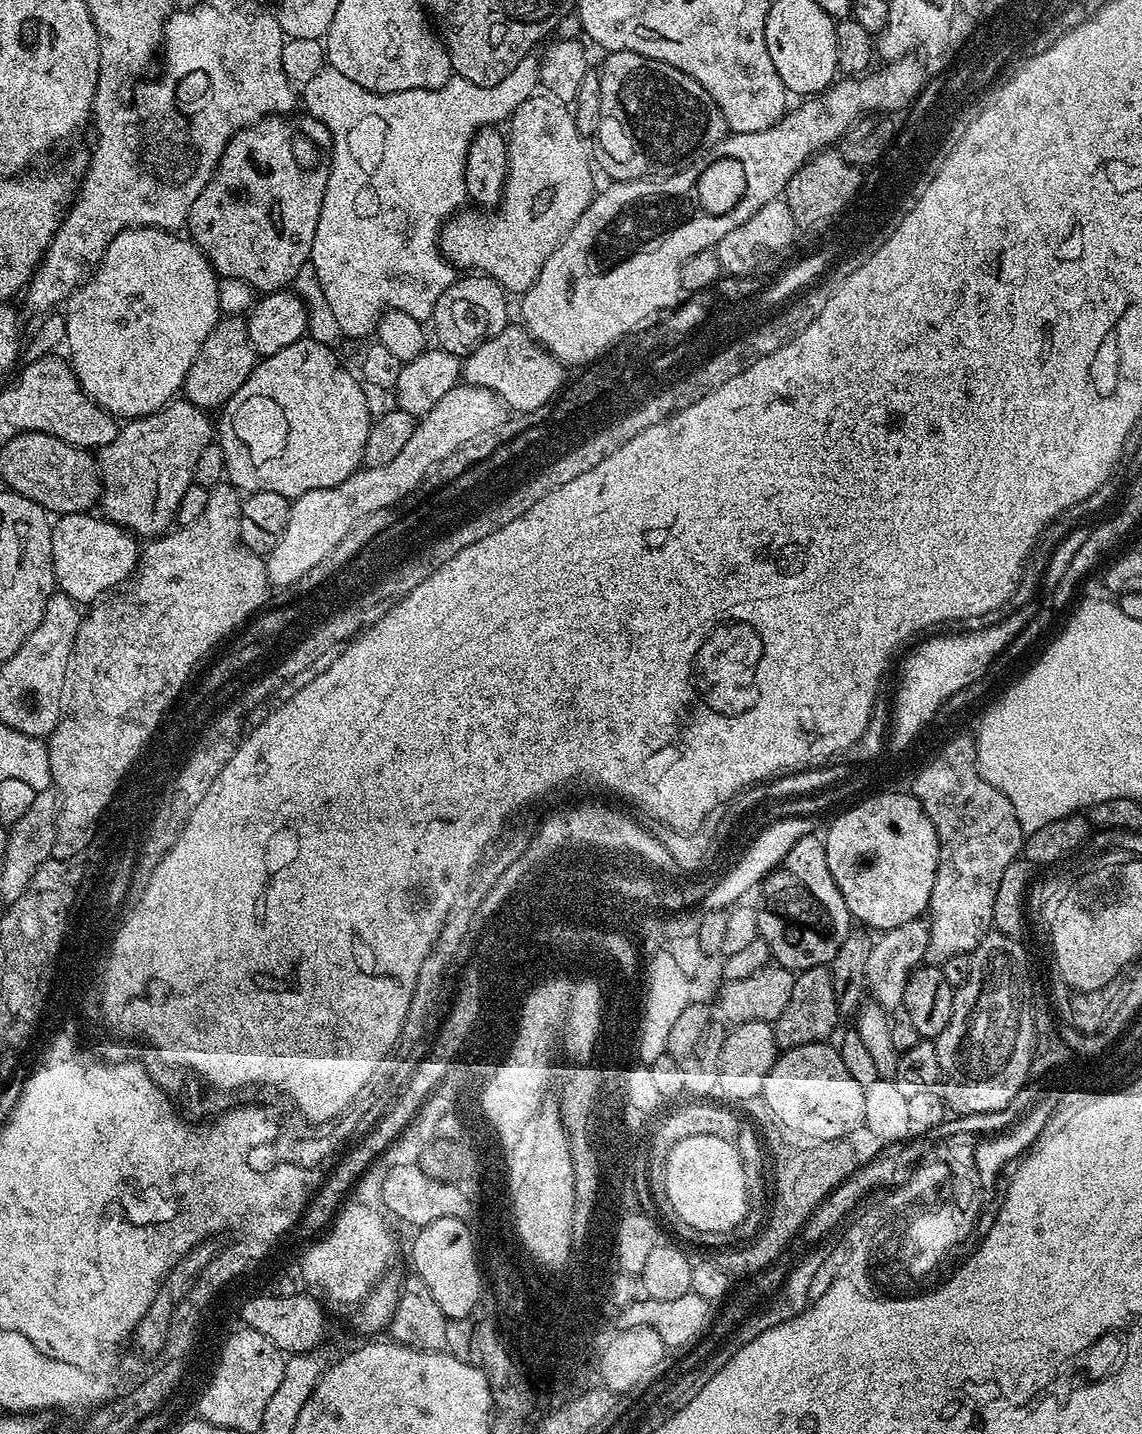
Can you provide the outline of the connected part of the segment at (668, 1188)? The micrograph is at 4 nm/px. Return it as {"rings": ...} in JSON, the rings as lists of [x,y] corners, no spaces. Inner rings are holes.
{"rings":[[[698,1134],[697,1136],[691,1136],[678,1142],[672,1150],[670,1150],[669,1157],[666,1158],[665,1170],[662,1175],[662,1181],[664,1181],[664,1196],[668,1199],[668,1204],[672,1207],[672,1212],[685,1224],[688,1228],[693,1228],[693,1233],[698,1232],[728,1232],[731,1228],[734,1230],[739,1229],[744,1223],[744,1215],[748,1212],[748,1184],[750,1184],[750,1178],[744,1173],[744,1163],[740,1161],[740,1155],[735,1147],[730,1142],[726,1142],[722,1138],[714,1138],[710,1134]]]}

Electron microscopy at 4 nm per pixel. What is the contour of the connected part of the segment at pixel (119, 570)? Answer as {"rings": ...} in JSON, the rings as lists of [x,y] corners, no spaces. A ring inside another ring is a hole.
{"rings":[[[96,514],[56,516],[52,526],[52,565],[59,591],[81,606],[91,605],[119,589],[135,573],[138,559],[137,537],[103,515],[92,515]]]}

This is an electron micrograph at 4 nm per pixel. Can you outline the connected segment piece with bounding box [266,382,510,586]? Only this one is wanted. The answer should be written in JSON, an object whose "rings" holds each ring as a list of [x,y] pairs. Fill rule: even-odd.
{"rings":[[[466,382],[466,390],[450,390],[434,405],[434,410],[417,419],[414,434],[406,446],[402,446],[400,453],[391,462],[386,462],[386,466],[361,467],[353,476],[346,478],[346,482],[338,482],[338,486],[310,490],[295,497],[288,510],[286,530],[282,530],[278,546],[274,546],[266,556],[273,585],[298,583],[353,535],[352,527],[359,520],[375,512],[384,512],[399,500],[406,499],[435,464],[442,463],[459,448],[498,431],[508,416],[509,409],[499,396],[485,388],[468,390]],[[474,394],[478,394],[478,398],[474,398]]]}

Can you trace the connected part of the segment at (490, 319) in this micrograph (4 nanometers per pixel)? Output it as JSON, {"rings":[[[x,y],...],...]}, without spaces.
{"rings":[[[464,274],[450,285],[442,294],[442,298],[438,298],[438,302],[432,311],[430,327],[436,331],[435,343],[444,351],[466,358],[478,346],[482,346],[482,342],[486,342],[490,338],[494,338],[498,334],[502,334],[502,330],[508,327],[510,317],[508,317],[508,300],[509,293],[505,292],[502,285],[496,280],[491,280],[483,274]]]}

